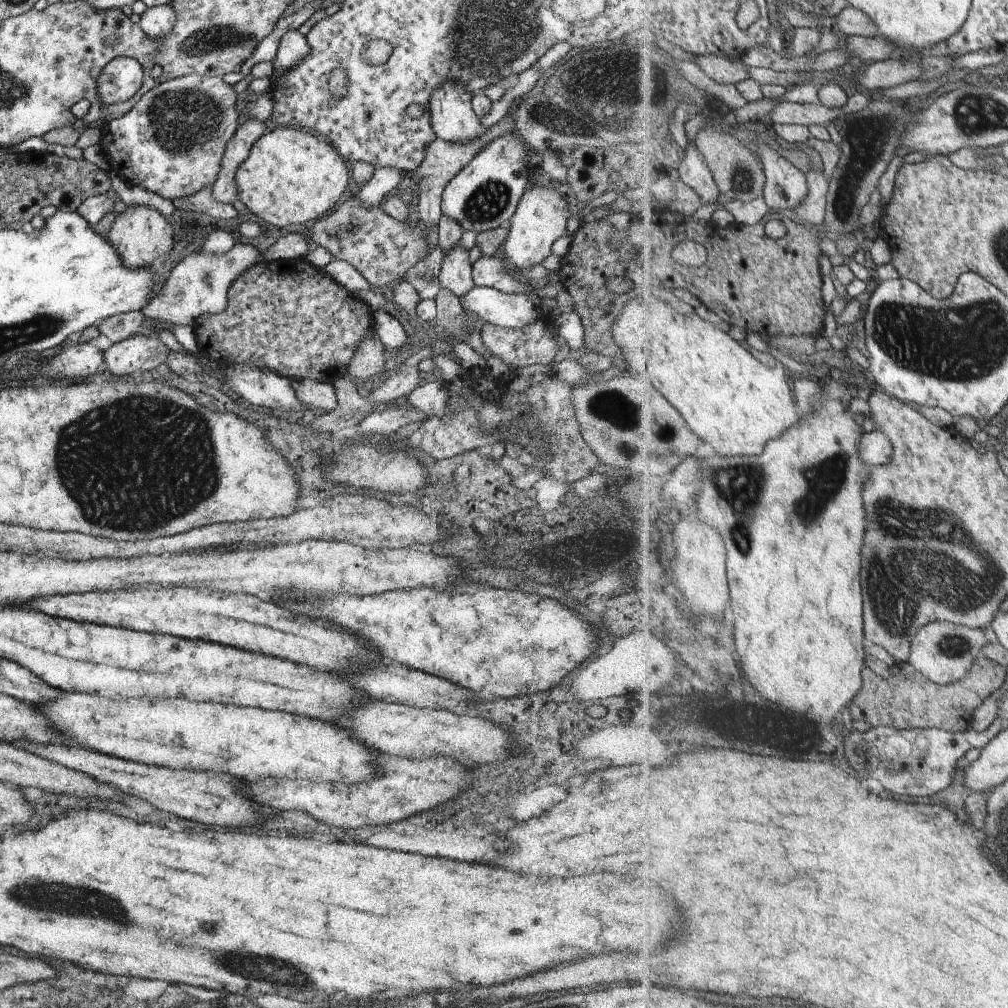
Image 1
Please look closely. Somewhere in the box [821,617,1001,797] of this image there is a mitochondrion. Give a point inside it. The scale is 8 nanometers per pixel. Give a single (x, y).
(954, 645)

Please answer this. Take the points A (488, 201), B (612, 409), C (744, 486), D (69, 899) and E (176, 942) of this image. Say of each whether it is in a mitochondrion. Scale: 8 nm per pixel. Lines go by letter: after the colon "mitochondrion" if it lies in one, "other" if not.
A: mitochondrion
B: mitochondrion
C: mitochondrion
D: mitochondrion
E: mitochondrion

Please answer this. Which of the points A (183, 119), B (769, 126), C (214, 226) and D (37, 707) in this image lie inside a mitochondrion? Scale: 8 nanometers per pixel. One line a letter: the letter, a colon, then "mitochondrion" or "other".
A: mitochondrion
B: other
C: other
D: other

